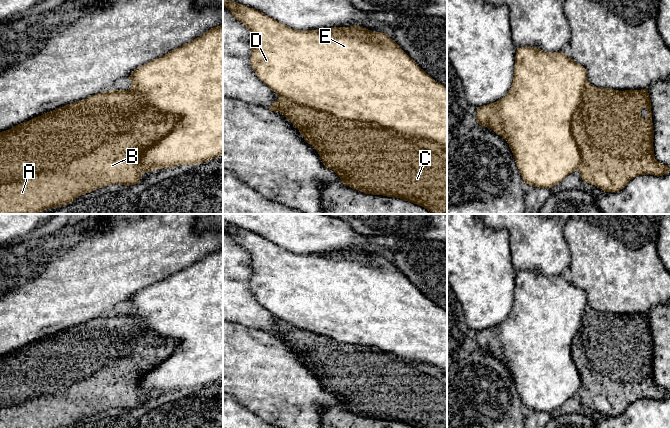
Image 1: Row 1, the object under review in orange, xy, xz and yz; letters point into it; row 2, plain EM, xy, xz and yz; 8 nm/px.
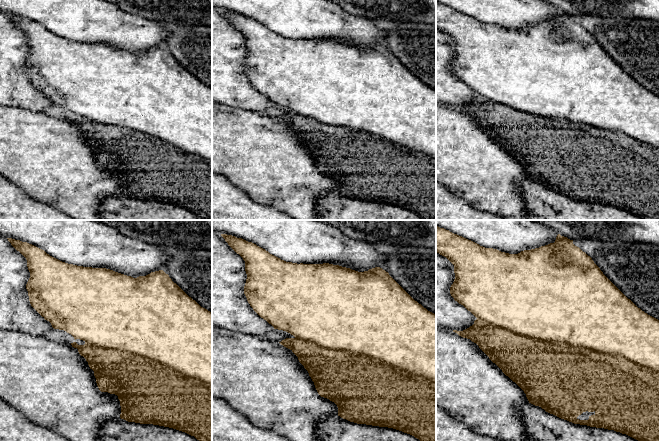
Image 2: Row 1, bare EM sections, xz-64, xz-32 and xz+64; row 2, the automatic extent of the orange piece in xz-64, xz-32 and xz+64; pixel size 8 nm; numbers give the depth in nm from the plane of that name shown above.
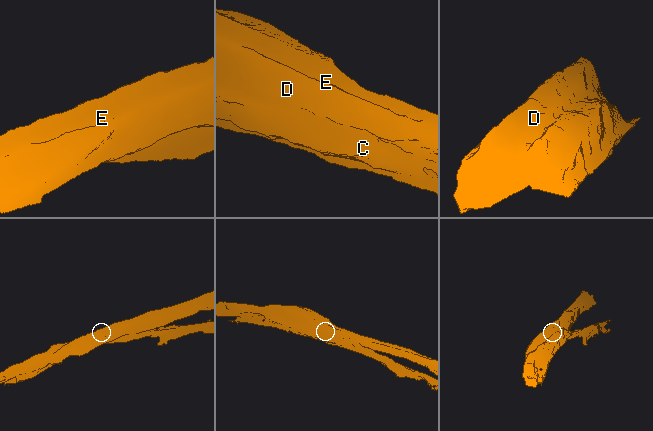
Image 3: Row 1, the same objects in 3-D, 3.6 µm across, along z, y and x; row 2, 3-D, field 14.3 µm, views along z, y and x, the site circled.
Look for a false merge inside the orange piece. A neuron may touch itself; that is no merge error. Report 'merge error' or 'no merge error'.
merge error

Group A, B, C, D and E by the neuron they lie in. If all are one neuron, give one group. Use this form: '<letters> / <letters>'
A B C / D E

